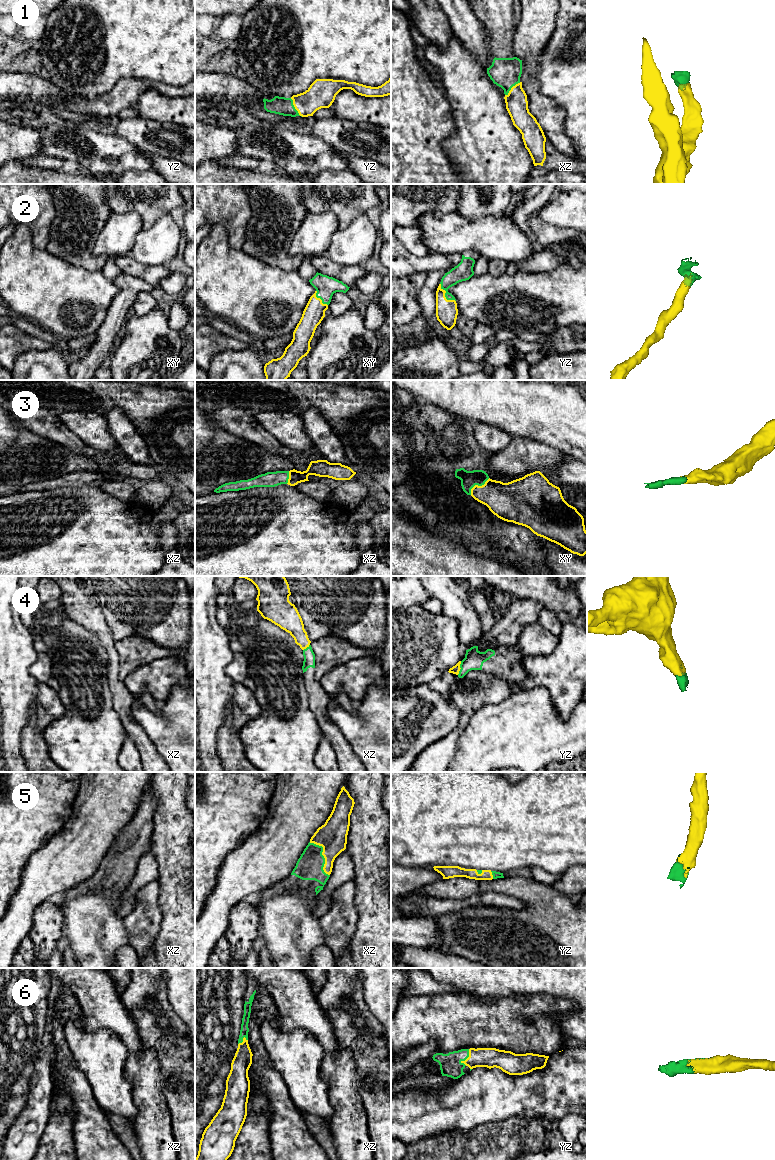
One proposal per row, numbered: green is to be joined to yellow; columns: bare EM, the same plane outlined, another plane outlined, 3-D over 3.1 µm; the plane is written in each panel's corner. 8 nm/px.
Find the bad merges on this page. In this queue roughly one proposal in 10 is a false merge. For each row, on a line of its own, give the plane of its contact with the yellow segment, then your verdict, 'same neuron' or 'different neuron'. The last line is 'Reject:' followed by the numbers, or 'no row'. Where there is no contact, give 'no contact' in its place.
1: meets yellow in yz; same neuron
2: meets yellow in yz; same neuron
3: meets yellow in xy; same neuron
4: meets yellow in yz; same neuron
5: meets yellow in xz; same neuron
6: meets yellow in yz; same neuron
Reject: no row

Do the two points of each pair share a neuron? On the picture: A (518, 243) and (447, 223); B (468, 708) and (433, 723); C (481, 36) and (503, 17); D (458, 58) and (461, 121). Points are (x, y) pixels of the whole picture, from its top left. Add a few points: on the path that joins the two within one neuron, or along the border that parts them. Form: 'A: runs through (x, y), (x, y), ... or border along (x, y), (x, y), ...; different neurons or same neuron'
A: runs through (500, 238), (486, 235), (463, 235); same neuron
B: border along (445, 694), (460, 712), (459, 723), (450, 732); different neurons
C: border along (473, 11), (490, 31), (492, 52); different neurons
D: runs through (461, 74), (461, 105); same neuron

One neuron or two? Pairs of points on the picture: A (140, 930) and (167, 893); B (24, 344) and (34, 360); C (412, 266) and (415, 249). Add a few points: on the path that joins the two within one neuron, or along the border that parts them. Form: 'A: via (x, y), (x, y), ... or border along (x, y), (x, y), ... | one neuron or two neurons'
A: border along (158, 881), (159, 909), (161, 913), (160, 928) | two neurons
B: border along (51, 347), (22, 352), (15, 359), (12, 367) | two neurons
C: border along (401, 242), (417, 256), (431, 252) | two neurons

